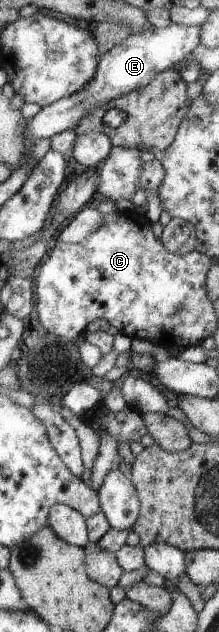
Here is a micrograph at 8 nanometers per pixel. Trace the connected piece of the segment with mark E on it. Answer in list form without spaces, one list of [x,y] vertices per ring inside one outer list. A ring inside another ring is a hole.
[[[171,22],[165,28],[152,26],[152,29],[144,33],[126,37],[108,53],[99,57],[94,77],[81,91],[74,93],[71,97],[61,98],[55,103],[48,104],[41,109],[40,113],[36,113],[32,119],[26,121],[28,137],[50,140],[54,135],[68,129],[74,130],[82,117],[86,117],[100,105],[131,93],[134,89],[149,85],[158,73],[175,68],[188,53],[192,53],[201,45],[200,33],[202,33],[201,26],[184,26]]]

